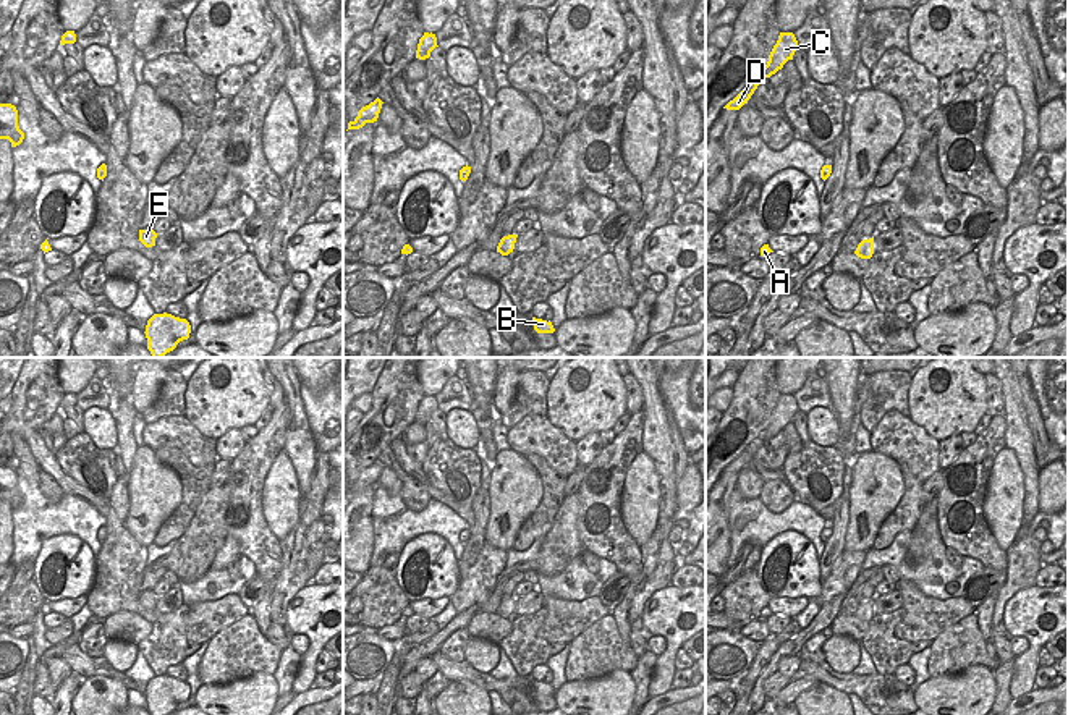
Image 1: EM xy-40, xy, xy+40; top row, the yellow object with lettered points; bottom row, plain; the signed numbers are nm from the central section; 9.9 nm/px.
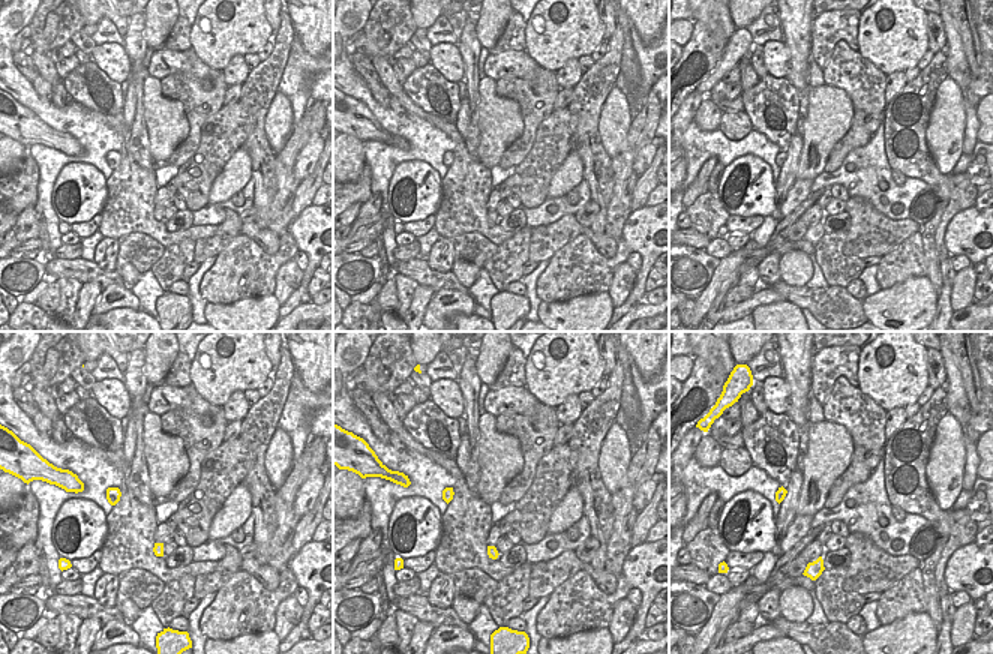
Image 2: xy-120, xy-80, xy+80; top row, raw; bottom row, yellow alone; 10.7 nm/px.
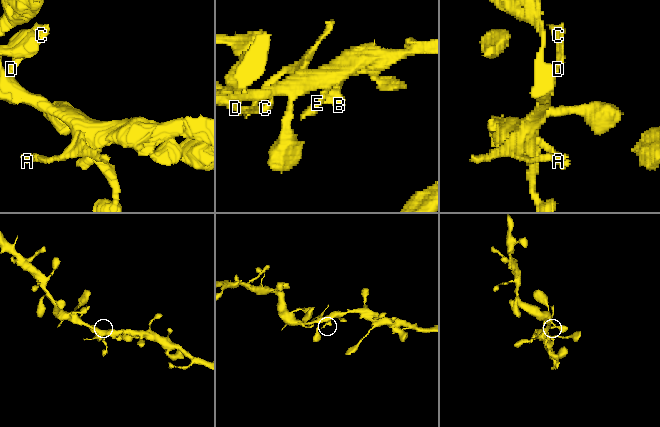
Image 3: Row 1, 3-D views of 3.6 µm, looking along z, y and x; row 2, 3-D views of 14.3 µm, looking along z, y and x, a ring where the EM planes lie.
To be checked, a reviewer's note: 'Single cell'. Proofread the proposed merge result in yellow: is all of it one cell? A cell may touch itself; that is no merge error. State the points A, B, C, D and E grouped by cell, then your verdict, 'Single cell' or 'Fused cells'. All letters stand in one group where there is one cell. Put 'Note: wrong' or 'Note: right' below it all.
Groups: A B C D E. Single cell.
Note: right

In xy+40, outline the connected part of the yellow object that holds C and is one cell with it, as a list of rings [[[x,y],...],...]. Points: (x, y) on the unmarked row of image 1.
[[[780,395],[778,403],[773,408],[769,417],[769,424],[762,430],[761,437],[752,440],[746,446],[746,450],[733,463],[730,463],[723,471],[740,472],[744,466],[748,466],[748,463],[751,461],[757,448],[762,446],[765,440],[770,440],[778,432],[782,432],[788,422],[793,422],[793,417],[798,411],[799,411],[798,403],[793,395]]]

